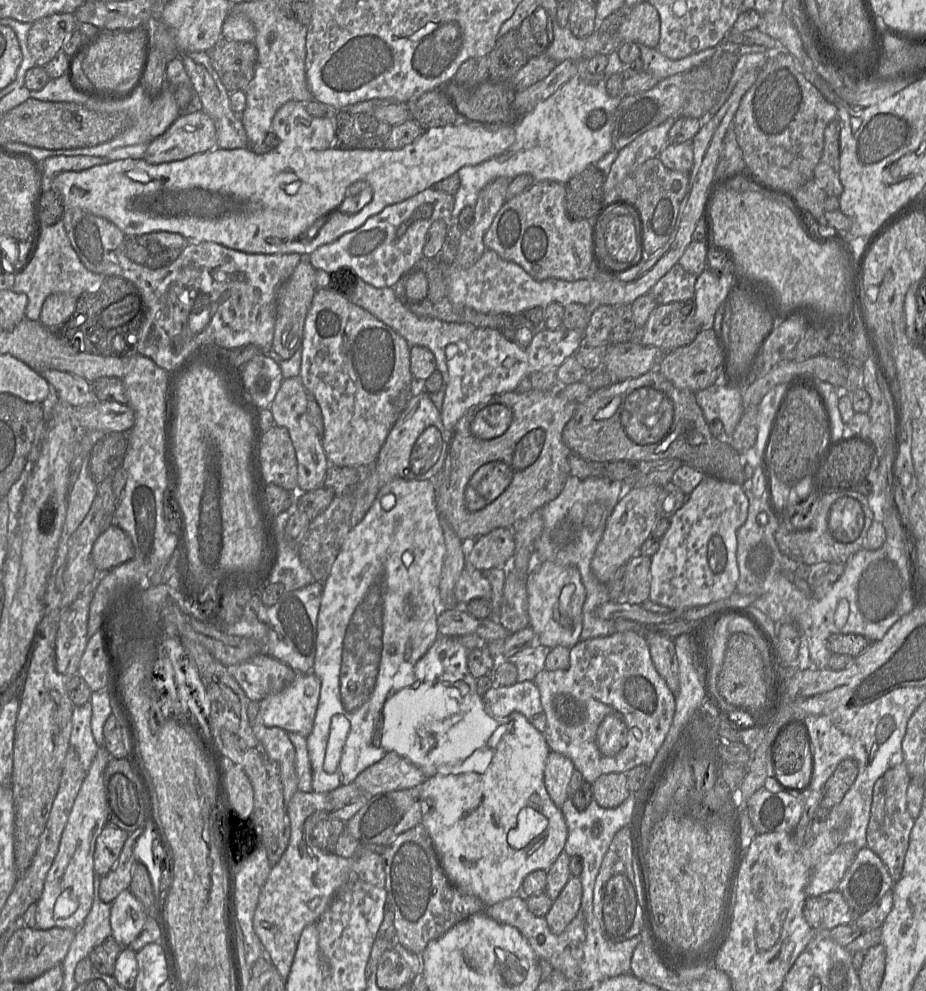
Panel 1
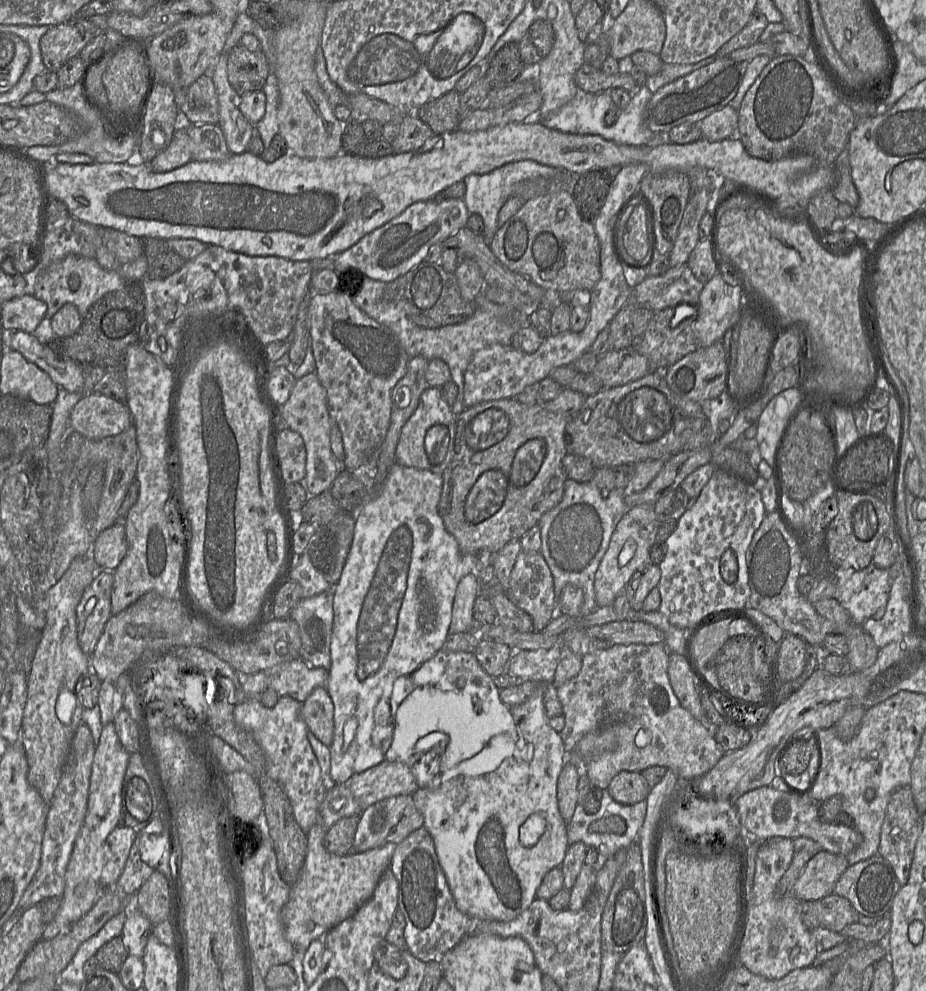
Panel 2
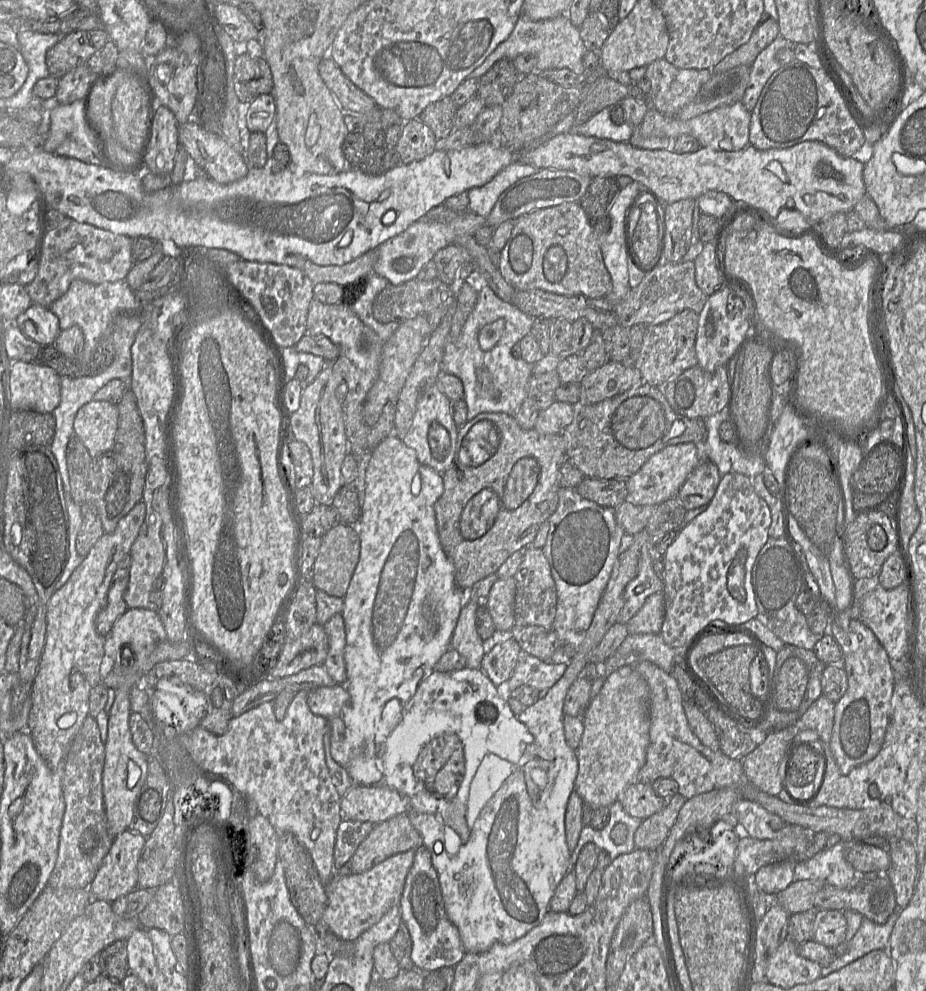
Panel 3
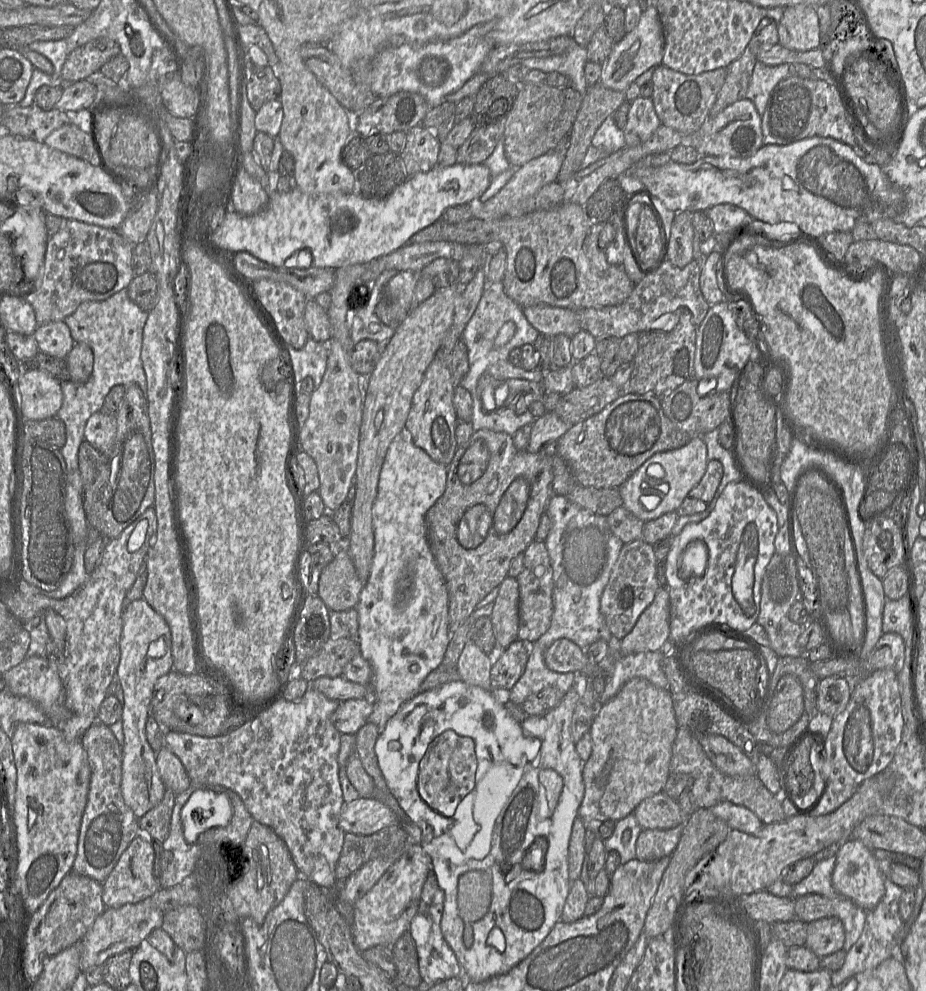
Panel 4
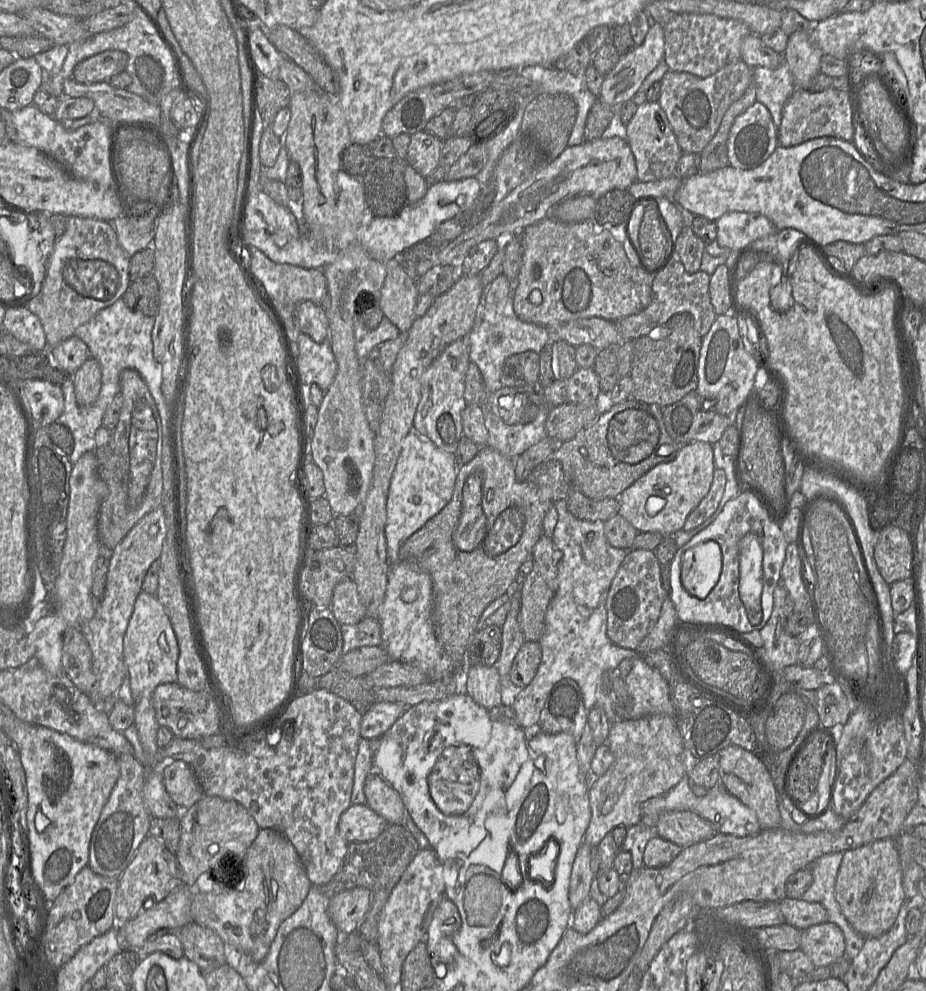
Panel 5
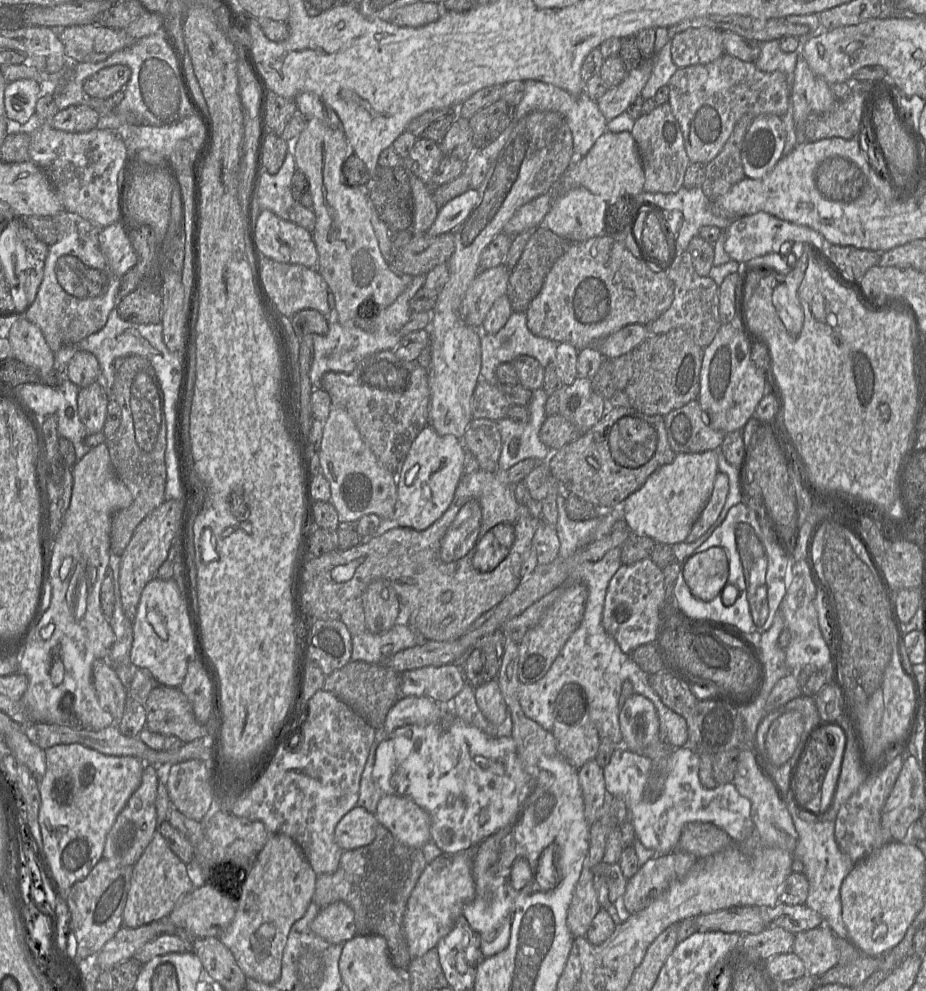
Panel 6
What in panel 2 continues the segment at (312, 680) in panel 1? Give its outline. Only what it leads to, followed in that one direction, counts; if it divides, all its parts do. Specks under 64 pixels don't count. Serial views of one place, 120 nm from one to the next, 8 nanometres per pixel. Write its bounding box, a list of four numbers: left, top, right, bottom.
[301,687,334,747]

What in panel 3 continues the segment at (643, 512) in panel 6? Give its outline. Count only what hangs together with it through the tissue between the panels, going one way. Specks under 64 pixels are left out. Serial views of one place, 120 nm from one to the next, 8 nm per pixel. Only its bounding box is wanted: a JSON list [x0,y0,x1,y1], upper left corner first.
[626,443,704,505]

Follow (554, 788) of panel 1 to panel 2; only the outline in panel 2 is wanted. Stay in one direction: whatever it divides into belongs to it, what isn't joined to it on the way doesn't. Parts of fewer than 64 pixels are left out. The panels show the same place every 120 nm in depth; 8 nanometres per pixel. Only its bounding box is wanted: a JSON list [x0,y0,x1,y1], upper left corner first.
[557,763,579,824]

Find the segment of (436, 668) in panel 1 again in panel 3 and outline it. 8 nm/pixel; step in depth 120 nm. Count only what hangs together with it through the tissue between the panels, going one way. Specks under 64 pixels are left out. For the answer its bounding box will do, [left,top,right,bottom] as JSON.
[379,669,534,846]

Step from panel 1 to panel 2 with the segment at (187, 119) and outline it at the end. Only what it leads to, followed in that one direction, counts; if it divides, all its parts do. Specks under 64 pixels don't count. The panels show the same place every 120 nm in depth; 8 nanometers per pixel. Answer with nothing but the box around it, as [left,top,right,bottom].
[147,123,195,172]

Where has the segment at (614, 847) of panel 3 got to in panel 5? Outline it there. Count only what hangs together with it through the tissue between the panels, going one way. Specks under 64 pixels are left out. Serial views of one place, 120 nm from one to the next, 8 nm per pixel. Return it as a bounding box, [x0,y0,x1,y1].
[610,822,657,869]

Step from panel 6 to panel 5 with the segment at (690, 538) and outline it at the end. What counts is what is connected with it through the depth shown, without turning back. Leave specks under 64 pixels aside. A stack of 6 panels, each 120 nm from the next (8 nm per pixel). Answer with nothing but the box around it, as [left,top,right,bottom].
[683,468,727,531]

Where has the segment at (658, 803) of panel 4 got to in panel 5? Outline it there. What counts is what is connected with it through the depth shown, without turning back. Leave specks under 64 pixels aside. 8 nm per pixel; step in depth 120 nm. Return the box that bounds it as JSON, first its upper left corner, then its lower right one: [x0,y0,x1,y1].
[655,811,718,848]

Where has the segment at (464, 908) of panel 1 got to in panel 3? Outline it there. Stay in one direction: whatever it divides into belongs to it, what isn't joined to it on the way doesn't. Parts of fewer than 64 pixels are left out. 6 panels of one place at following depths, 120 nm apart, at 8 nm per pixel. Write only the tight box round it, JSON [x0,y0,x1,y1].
[399,845,466,973]

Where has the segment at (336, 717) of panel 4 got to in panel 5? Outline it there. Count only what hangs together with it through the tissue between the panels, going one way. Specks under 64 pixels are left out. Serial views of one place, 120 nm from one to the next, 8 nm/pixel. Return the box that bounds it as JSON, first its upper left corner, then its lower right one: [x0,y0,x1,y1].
[361,702,407,738]

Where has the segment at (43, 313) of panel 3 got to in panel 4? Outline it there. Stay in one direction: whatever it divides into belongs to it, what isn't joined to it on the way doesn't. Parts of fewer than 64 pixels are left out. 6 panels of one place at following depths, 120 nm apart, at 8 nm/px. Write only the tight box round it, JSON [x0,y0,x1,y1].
[33,321,75,359]

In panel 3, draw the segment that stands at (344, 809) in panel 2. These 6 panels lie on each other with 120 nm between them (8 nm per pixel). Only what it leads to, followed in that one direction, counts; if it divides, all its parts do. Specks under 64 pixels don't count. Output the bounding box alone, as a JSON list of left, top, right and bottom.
[323,849,415,941]

